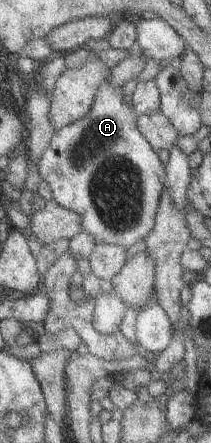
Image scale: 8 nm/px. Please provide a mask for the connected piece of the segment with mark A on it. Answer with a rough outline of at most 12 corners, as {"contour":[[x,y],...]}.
{"contour":[[104,79],[36,165],[96,244],[152,229],[157,152]]}

